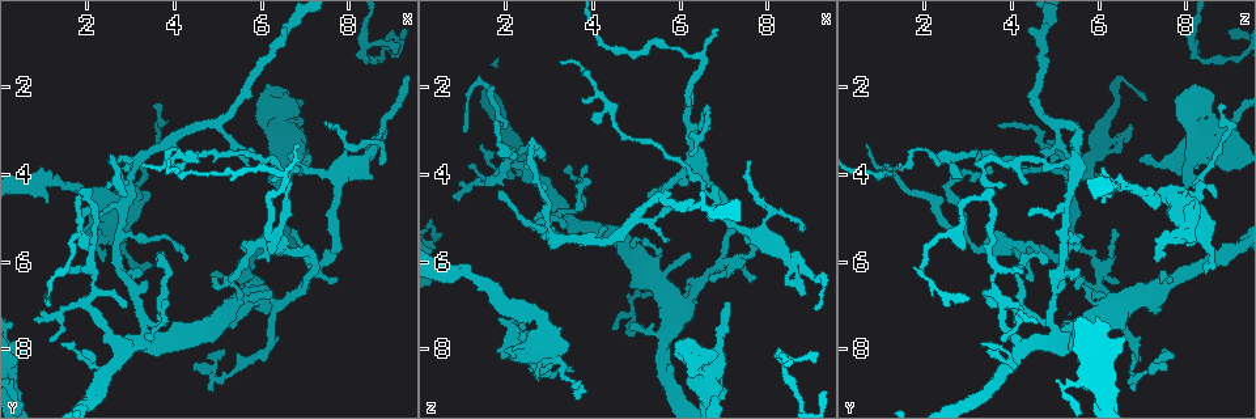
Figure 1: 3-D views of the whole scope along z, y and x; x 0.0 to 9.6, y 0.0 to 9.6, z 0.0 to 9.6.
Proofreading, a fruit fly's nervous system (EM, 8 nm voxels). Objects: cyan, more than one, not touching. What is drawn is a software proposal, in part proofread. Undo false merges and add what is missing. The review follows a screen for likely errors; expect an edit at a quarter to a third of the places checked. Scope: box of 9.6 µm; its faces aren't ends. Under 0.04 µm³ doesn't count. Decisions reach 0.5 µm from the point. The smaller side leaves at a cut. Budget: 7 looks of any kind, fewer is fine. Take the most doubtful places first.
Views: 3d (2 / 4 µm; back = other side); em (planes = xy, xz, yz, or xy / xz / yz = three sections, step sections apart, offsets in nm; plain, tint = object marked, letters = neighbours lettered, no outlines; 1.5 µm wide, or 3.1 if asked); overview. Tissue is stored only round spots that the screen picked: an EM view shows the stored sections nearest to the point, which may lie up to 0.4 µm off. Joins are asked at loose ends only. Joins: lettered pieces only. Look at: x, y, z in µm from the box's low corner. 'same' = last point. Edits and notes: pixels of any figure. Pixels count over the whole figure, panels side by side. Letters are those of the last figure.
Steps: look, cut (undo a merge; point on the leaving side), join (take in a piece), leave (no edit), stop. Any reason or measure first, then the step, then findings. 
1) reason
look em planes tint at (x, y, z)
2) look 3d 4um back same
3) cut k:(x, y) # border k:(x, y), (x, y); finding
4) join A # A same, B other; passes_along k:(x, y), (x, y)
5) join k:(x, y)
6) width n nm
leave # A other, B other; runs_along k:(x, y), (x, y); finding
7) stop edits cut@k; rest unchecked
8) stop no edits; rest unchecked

thin end
look 3d 4um back at (0.85, 3.90, 6.05)

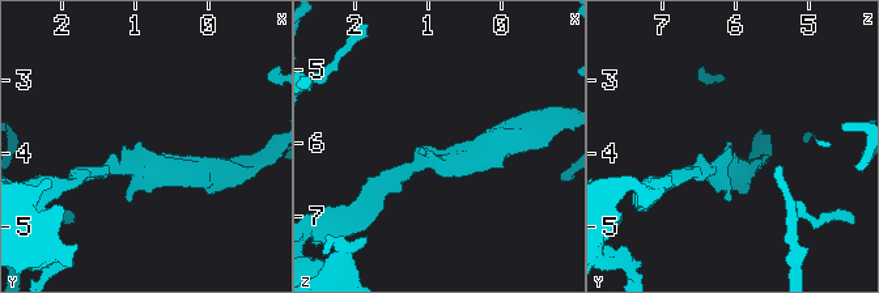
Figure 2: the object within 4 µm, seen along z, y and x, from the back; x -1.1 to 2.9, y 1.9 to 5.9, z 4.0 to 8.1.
look em planes letters at (0.90, 3.85, 6.15)

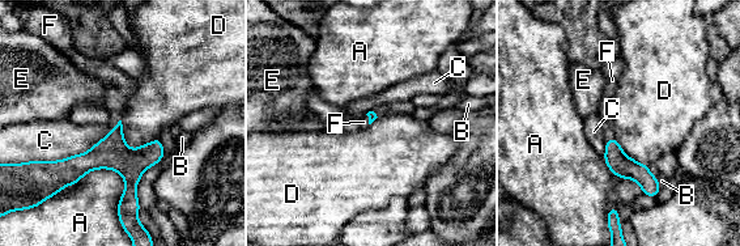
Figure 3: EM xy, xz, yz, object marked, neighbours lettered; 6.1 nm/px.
join F # A other, B other, C other, D other, E other, F same; the cell continues

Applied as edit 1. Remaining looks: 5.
see it whole again
look overview

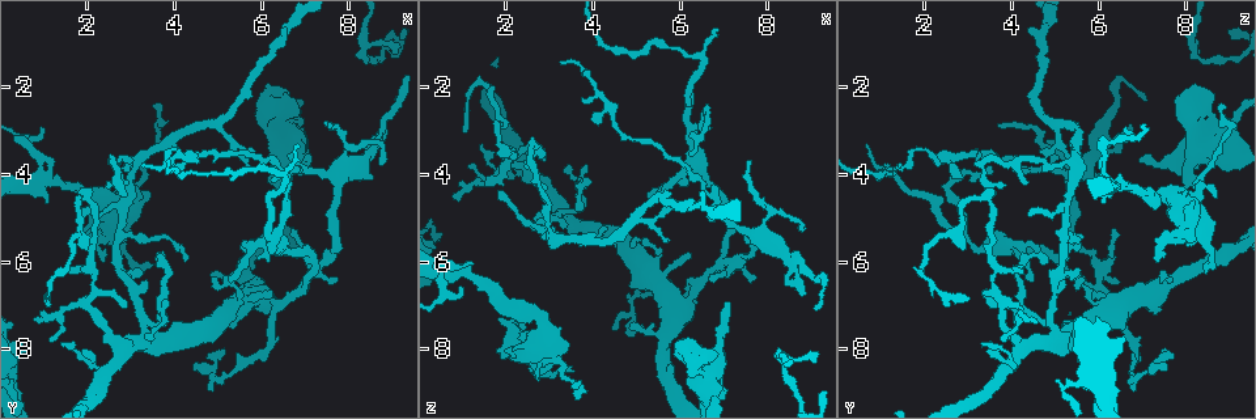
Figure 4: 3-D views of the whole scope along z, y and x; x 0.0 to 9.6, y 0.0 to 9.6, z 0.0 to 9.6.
thin neck
look em planes letters at (6.45, 3.95, 4.15)

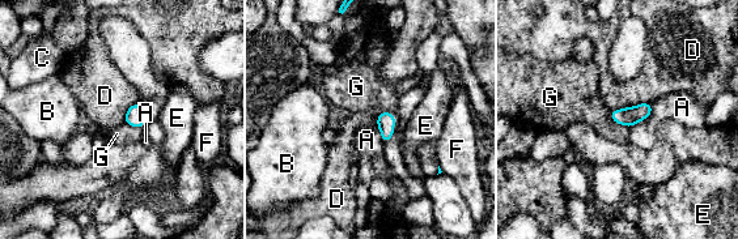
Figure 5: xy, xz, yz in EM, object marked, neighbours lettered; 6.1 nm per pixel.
leave # A other, B other, C other, D other, E other, F other, G other; border 5:(650, 102), (611, 111); one cell here

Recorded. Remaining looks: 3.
end of a long branch
look em planes letters at (9.05, 2.30, 7.05)

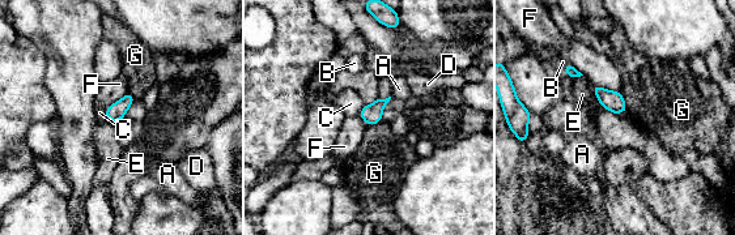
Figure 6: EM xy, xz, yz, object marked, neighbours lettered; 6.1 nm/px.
leave # A other, B other, C other, D other, E other, F other, G other; border 6:(366, 105), (357, 114); none of them fits

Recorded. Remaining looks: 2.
stop edits join@3; rest unchecked

